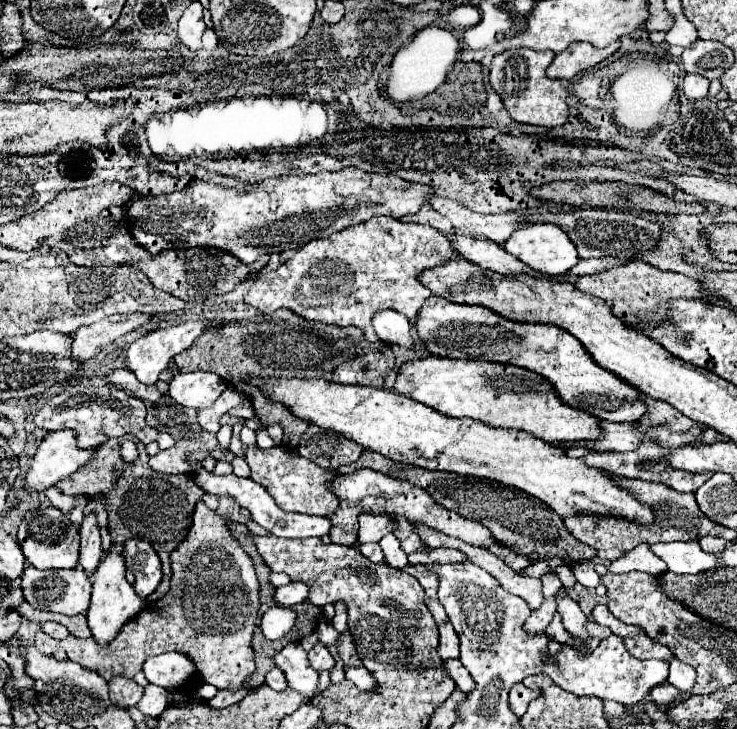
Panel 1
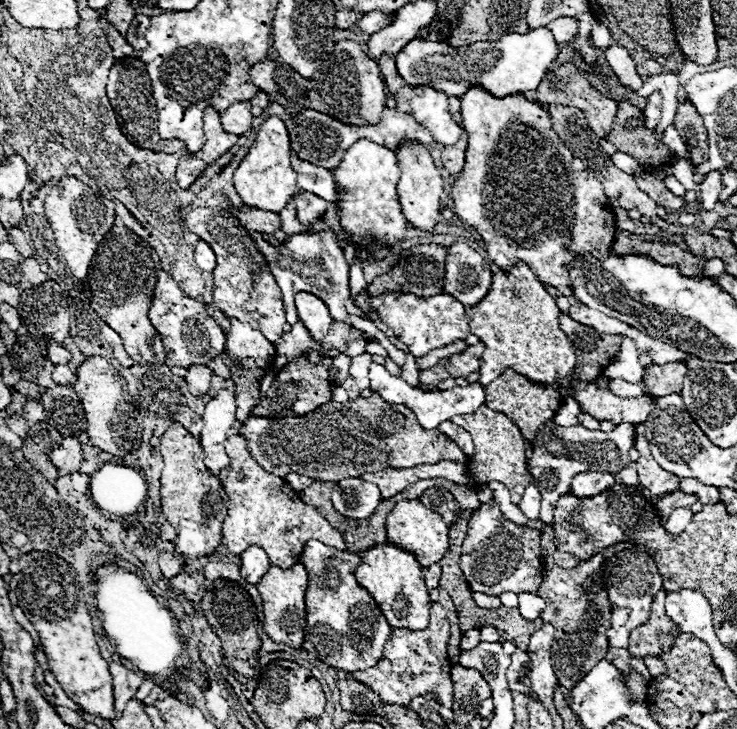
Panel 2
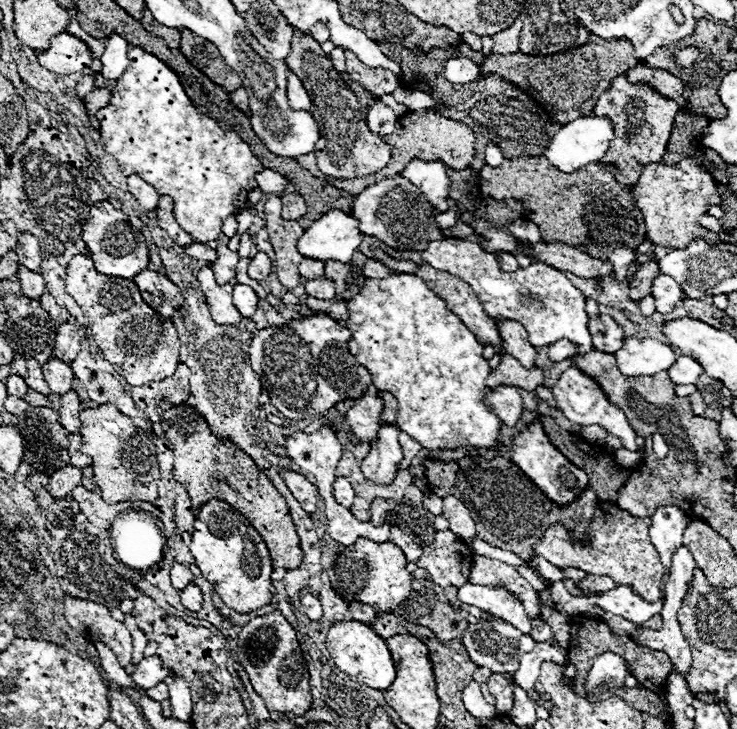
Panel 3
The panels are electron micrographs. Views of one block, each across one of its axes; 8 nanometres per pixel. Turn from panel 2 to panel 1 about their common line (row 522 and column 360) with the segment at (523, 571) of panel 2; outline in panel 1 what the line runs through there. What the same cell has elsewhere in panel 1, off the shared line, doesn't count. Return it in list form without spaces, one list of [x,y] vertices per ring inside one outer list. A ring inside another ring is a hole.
[[[356,470],[352,474],[346,476],[338,476],[334,480],[334,484],[330,484],[330,488],[334,488],[334,494],[340,500],[340,508],[338,512],[334,512],[334,516],[328,516],[334,524],[334,532],[330,532],[330,540],[344,544],[344,546],[352,546],[358,538],[358,516],[362,512],[386,512],[392,520],[396,518],[406,518],[410,524],[426,524],[428,528],[434,528],[446,536],[454,536],[460,538],[472,546],[490,546],[494,542],[494,536],[490,534],[490,530],[474,520],[466,520],[462,516],[458,516],[456,512],[450,512],[446,508],[442,508],[440,504],[436,504],[432,500],[432,496],[424,490],[418,488],[410,482],[404,480],[396,480],[390,478],[382,472],[376,470]]]

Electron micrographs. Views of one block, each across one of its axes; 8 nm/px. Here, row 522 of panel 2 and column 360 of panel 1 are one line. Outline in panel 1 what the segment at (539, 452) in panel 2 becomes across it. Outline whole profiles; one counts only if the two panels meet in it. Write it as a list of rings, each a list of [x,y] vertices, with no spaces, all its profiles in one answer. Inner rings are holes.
[[[358,544],[358,550],[360,550],[368,560],[372,560],[374,564],[382,564],[382,562],[384,562],[384,552],[382,552],[380,544]]]

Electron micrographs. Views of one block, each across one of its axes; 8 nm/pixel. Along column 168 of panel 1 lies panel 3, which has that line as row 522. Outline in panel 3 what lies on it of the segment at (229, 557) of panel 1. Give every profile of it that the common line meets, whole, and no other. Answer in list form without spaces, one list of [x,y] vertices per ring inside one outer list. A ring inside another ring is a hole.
[[[600,502],[606,506],[604,510],[596,510],[596,516],[588,524],[588,542],[586,544],[576,544],[570,538],[570,530],[560,524],[552,524],[548,532],[540,538],[536,544],[534,552],[542,554],[546,560],[552,564],[566,568],[574,566],[584,570],[586,574],[604,574],[612,576],[616,584],[630,584],[634,592],[638,592],[644,600],[656,602],[660,600],[662,592],[662,582],[666,578],[664,566],[660,564],[660,556],[654,550],[650,538],[648,538],[648,528],[650,528],[650,518],[638,518],[628,514],[626,510],[618,508],[616,504],[610,502]]]

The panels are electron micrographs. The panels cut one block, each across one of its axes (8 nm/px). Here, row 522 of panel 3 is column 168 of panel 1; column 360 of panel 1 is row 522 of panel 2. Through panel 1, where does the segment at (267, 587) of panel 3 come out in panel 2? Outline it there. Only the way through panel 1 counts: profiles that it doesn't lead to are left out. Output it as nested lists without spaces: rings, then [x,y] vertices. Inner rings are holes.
[[[172,422],[162,436],[160,446],[166,464],[160,478],[162,512],[178,534],[176,554],[184,560],[210,556],[222,542],[222,522],[228,510],[228,496],[222,490],[220,480],[204,466],[200,440],[194,438],[186,428],[182,428],[182,424]]]

